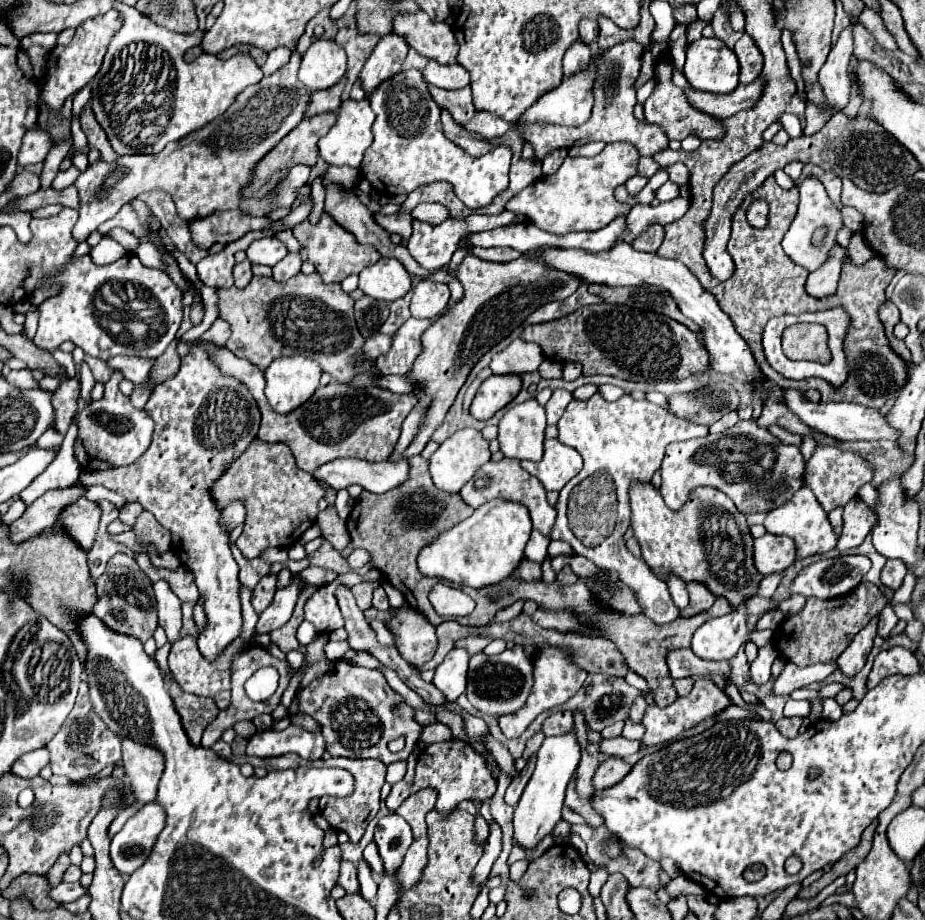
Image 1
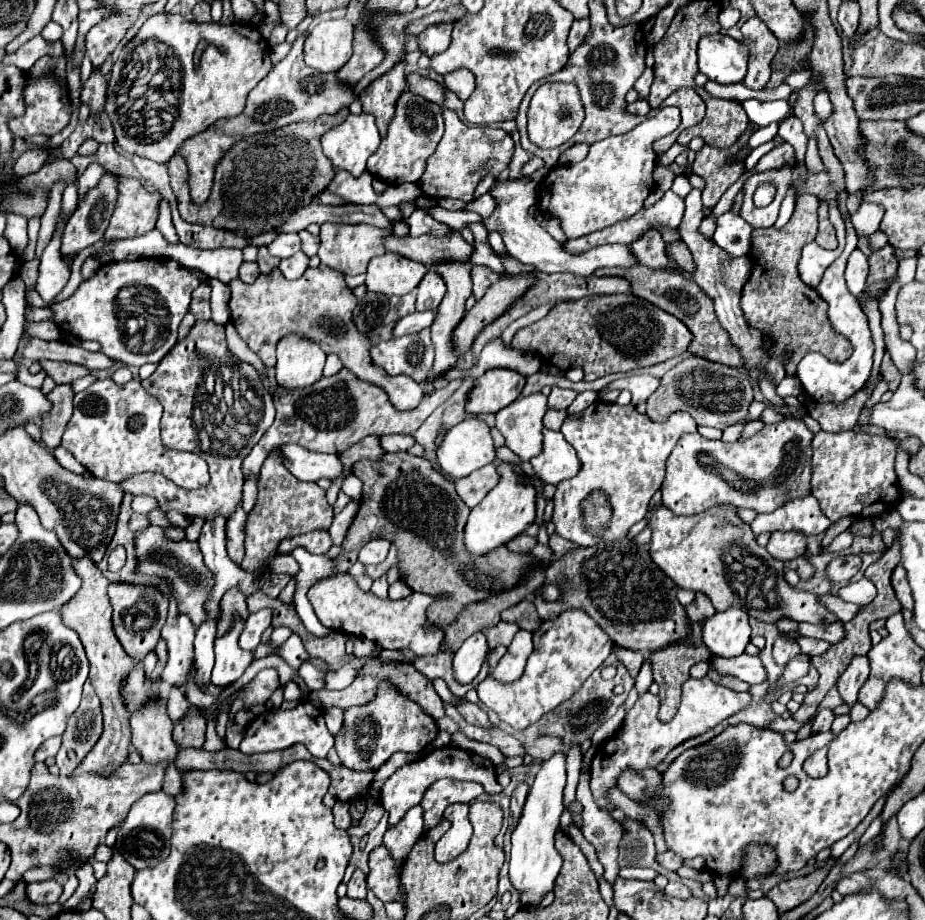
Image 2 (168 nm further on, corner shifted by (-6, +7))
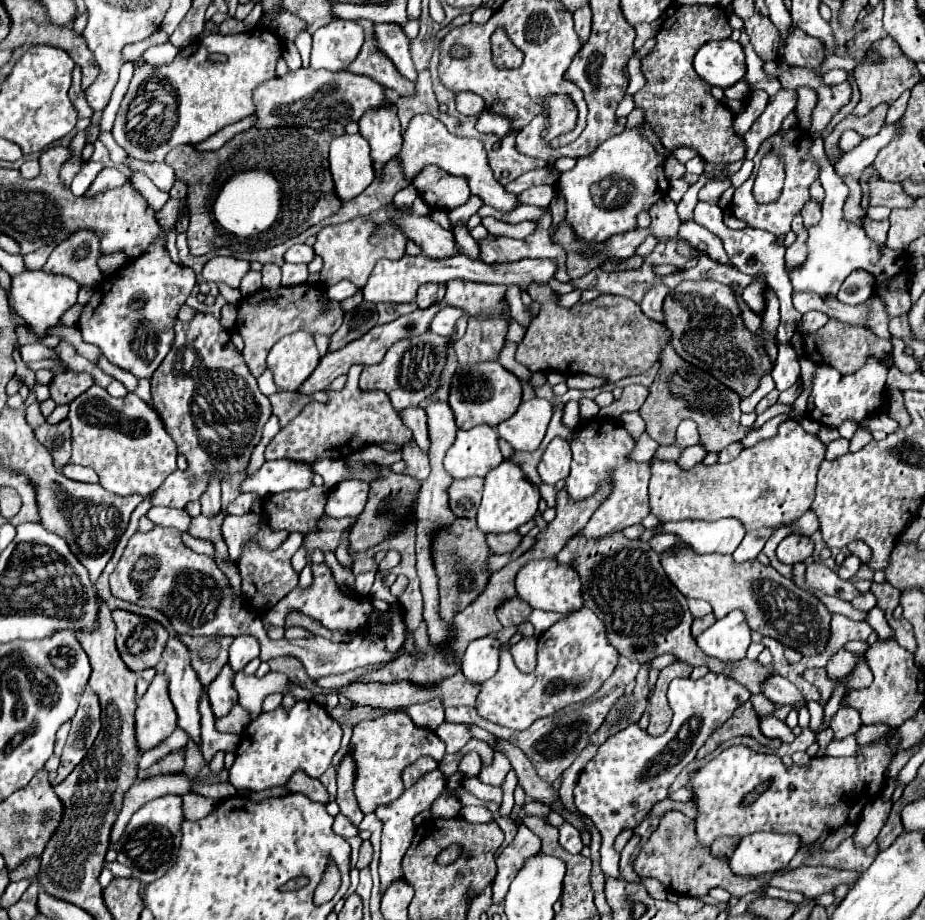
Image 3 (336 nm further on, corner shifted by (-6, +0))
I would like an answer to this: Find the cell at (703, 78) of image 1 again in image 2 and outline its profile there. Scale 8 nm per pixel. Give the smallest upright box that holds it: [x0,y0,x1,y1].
[699,34,749,84]

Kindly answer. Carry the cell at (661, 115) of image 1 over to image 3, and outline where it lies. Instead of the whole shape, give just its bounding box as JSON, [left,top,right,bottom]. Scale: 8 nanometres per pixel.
[633,5,745,163]

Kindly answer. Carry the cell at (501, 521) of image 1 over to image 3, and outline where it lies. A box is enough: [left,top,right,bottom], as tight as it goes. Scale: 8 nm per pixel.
[477,461,541,535]

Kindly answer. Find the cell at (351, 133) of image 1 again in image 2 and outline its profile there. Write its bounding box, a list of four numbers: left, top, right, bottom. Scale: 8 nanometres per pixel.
[323,114,379,176]

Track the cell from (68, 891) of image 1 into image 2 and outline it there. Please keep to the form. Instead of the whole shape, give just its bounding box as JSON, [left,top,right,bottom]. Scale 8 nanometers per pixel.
[27,880,63,904]

